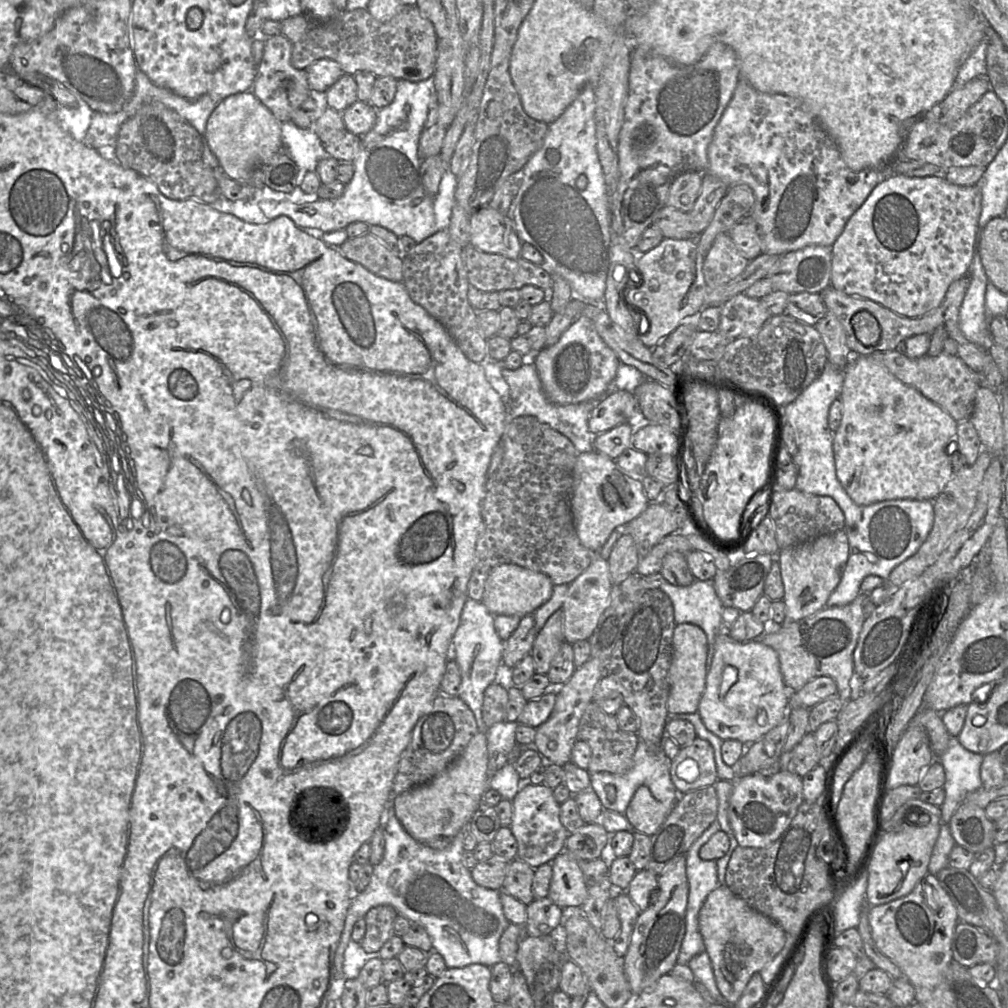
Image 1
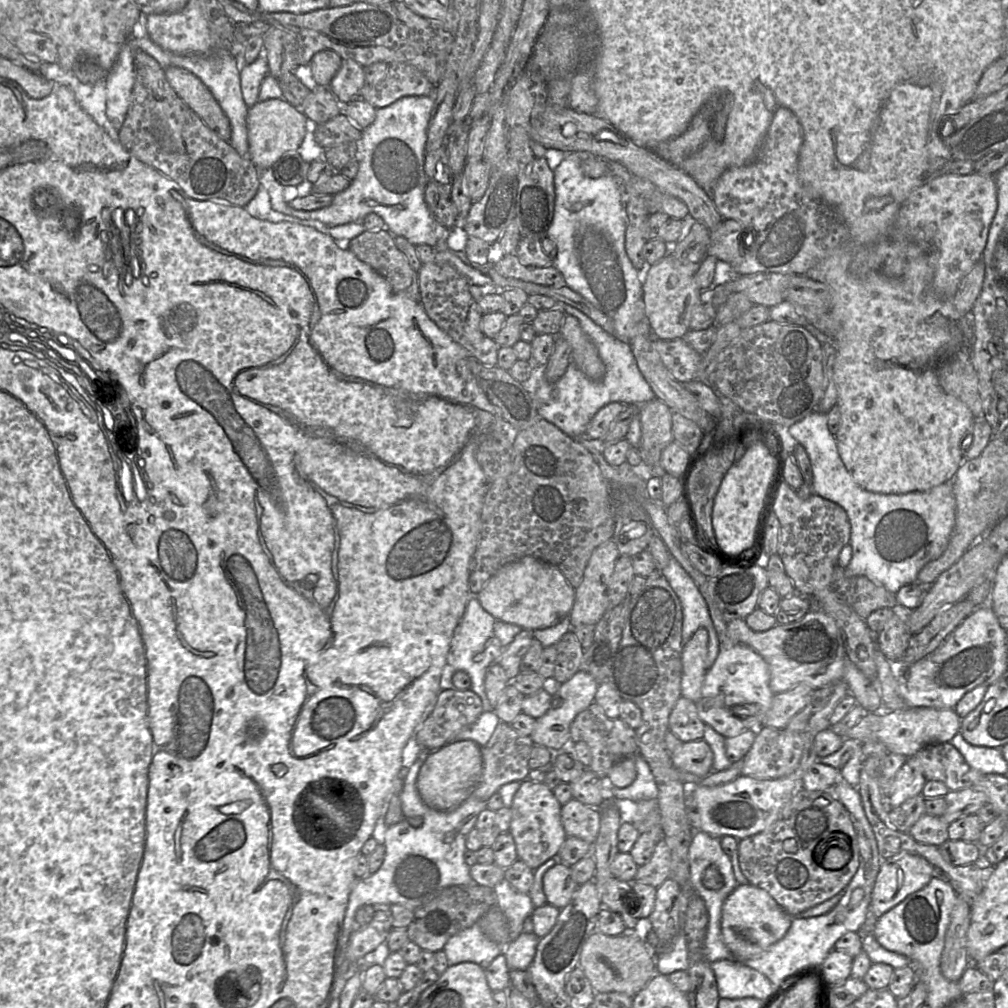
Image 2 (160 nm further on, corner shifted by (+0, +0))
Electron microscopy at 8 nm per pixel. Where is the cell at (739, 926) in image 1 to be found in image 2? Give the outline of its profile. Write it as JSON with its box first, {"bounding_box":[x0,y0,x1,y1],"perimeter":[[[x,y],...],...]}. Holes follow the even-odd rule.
{"bounding_box":[721,884,791,962],"perimeter":[[[740,884],[726,898],[722,906],[721,932],[732,959],[743,962],[779,941],[791,926],[789,915],[764,889]]]}

